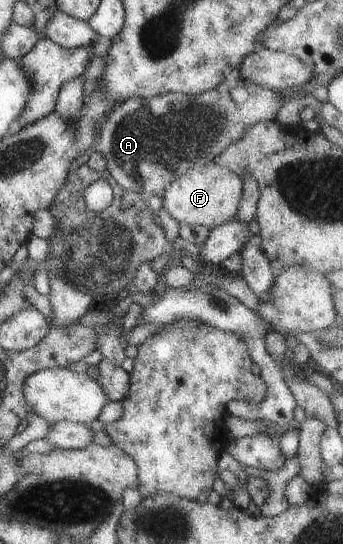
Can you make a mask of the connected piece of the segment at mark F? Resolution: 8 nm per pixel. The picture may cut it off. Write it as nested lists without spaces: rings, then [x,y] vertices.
[[[209,161],[207,164],[187,169],[183,175],[169,183],[163,193],[162,208],[177,224],[186,223],[196,228],[203,226],[211,230],[234,220],[242,193],[243,183],[239,175],[235,175],[227,167]]]

